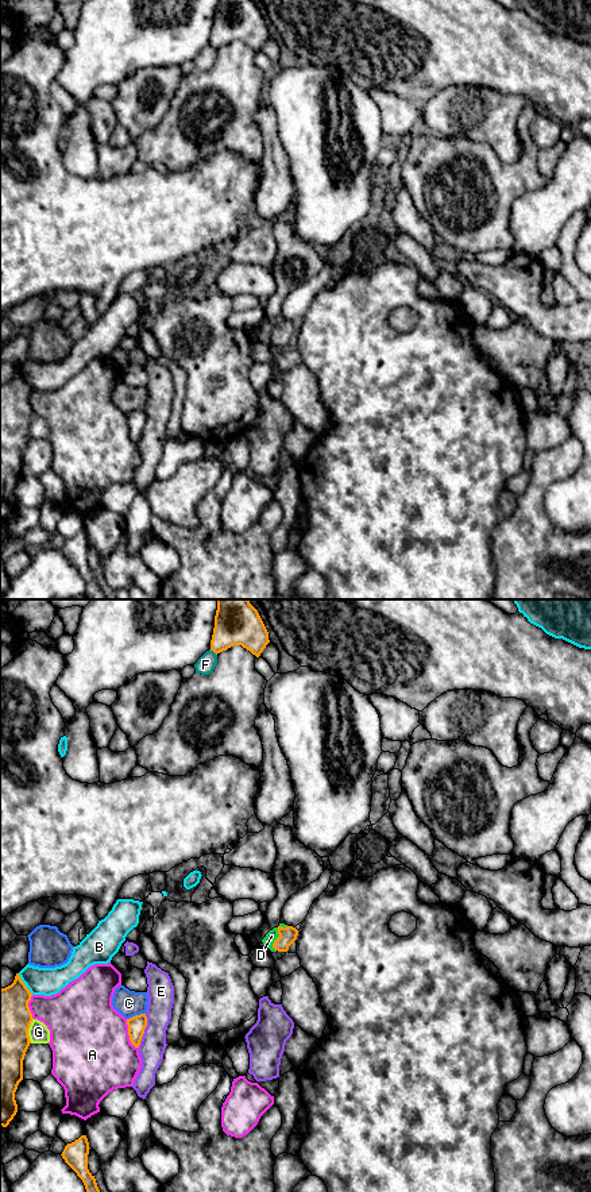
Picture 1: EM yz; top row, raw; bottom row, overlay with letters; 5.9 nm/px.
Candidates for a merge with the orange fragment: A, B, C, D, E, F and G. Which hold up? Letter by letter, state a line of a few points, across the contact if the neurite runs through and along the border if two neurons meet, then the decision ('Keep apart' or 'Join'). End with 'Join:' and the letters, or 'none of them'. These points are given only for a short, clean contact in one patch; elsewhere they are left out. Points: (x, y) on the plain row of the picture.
A: Keep apart
B: Keep apart
C: Keep apart
D: Line: yz (288, 331), (279, 331), (271, 331). Join
E: Keep apart
F: Keep apart
G: Keep apart
Join: D

